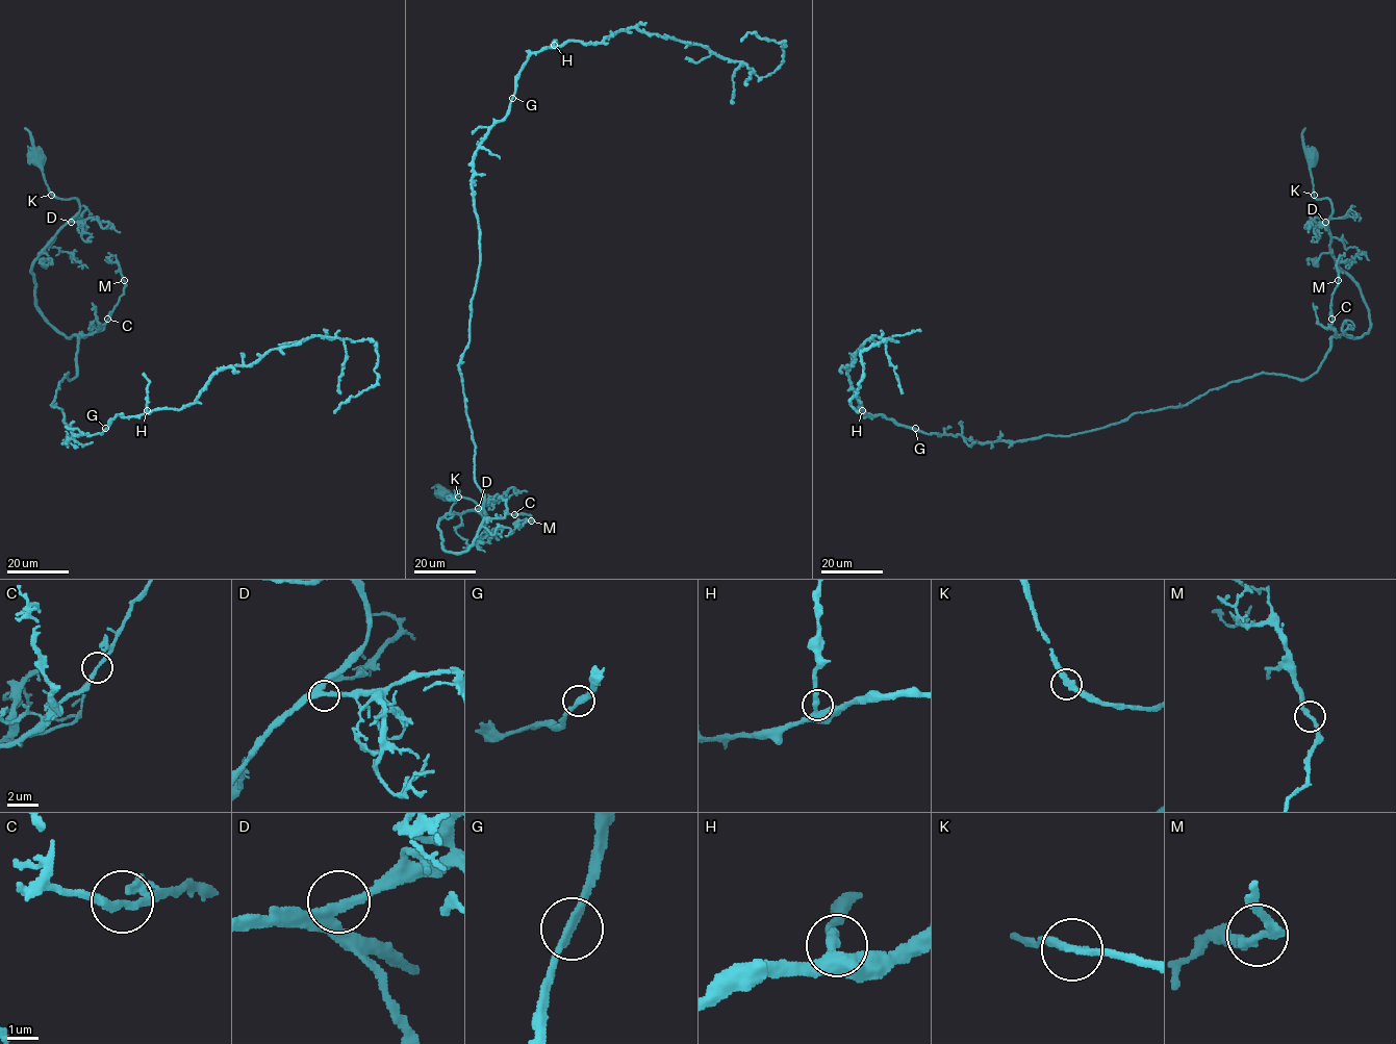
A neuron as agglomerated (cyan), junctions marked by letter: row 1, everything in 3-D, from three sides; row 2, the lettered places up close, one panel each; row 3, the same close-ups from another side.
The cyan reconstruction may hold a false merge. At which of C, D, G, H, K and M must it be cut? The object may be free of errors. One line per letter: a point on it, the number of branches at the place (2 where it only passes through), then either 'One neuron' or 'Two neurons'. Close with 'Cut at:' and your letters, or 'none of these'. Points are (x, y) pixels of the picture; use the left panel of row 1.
C: Place: (107, 319). Branches: 2. One neuron
D: Place: (71, 222). Branches: 2. One neuron
G: Place: (105, 428). Branches: 2. One neuron
H: Place: (147, 410). Branches: 2. One neuron
K: Place: (51, 195). Branches: 2. One neuron
M: Place: (124, 280). Branches: 2. One neuron
Cut at: none of these

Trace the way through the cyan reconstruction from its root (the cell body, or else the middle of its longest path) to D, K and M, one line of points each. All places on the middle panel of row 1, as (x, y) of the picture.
D: (445, 494), (472, 499), (486, 514), (478, 508)
K: (445, 494), (458, 497)
M: (445, 494), (472, 499), (486, 514), (443, 516), (446, 551), (464, 552), (485, 519), (531, 520)

